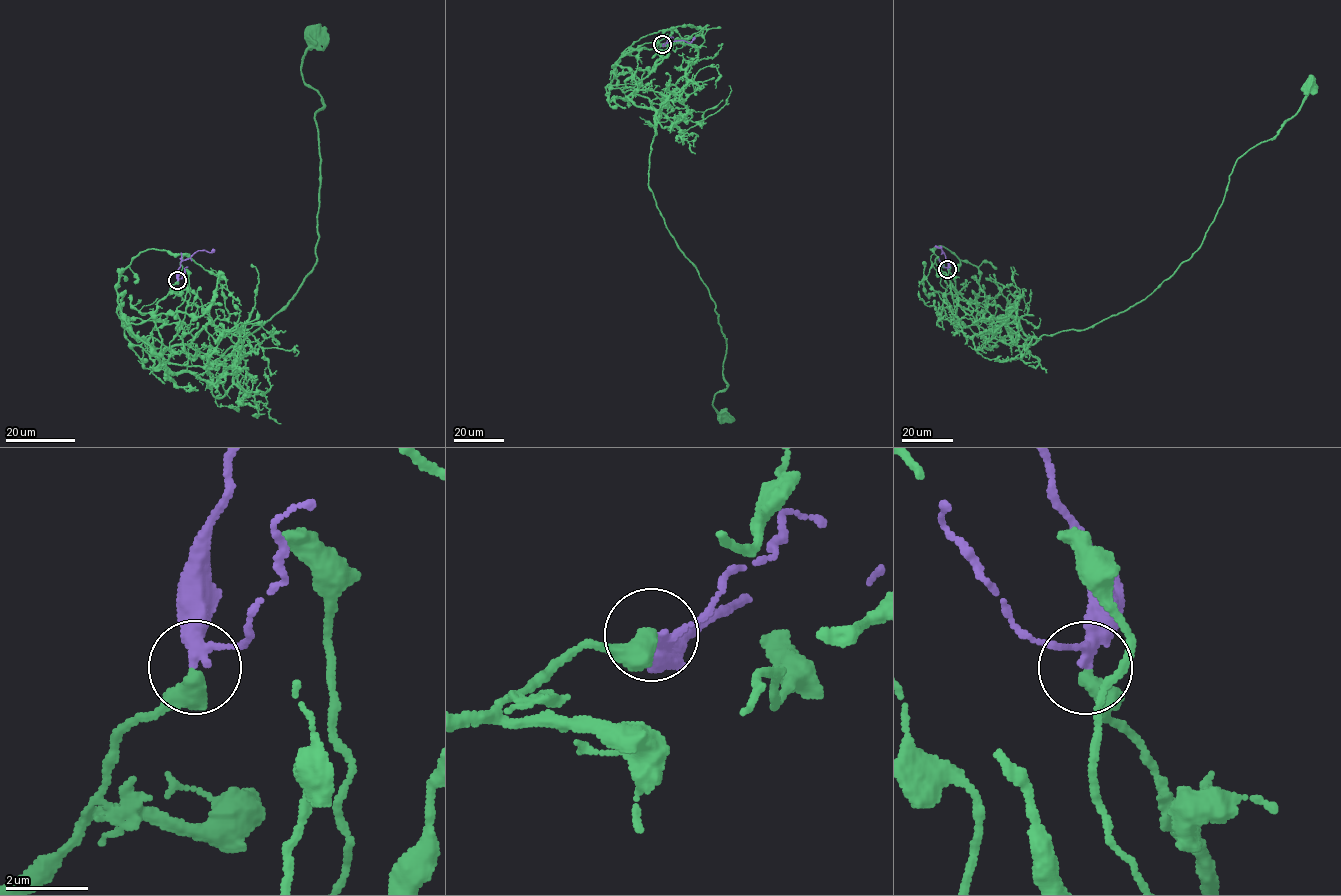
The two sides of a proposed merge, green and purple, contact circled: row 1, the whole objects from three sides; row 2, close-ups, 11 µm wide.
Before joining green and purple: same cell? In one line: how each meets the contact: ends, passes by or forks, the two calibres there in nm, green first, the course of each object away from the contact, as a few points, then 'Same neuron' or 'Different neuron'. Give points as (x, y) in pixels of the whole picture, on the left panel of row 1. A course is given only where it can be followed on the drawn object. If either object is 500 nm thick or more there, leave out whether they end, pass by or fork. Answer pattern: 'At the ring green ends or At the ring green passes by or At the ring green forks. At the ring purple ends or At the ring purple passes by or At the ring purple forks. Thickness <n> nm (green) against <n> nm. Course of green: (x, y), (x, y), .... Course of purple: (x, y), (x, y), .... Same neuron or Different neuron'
At the ring green ends. At the ring purple passes by. Thickness 480 nm (green) against 280 nm. Course of green: (177, 280), (153, 318), (166, 375), (208, 386), (208, 365), (313, 268), (311, 35). Course of purple: (177, 280), (182, 261), (199, 250), (213, 249). Same neuron

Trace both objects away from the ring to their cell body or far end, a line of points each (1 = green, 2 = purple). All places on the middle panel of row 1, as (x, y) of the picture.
1: (662, 44), (638, 50), (632, 100), (655, 112), (650, 190), (727, 338), (727, 387), (713, 402), (722, 416)
2: (662, 44), (683, 40), (689, 43), (695, 37)

